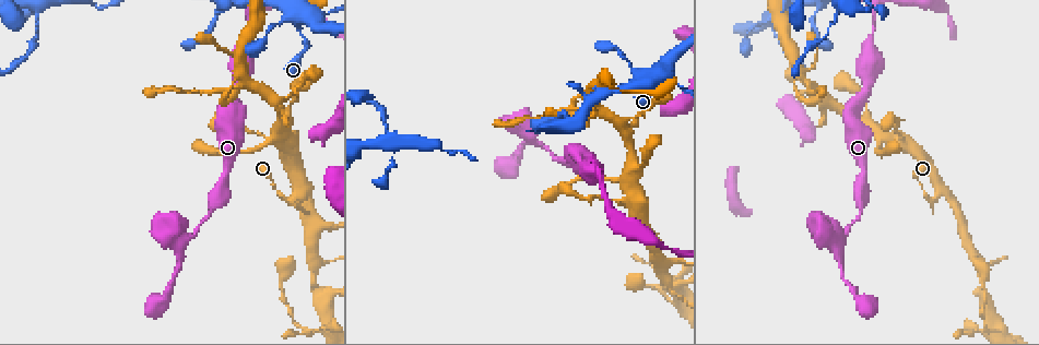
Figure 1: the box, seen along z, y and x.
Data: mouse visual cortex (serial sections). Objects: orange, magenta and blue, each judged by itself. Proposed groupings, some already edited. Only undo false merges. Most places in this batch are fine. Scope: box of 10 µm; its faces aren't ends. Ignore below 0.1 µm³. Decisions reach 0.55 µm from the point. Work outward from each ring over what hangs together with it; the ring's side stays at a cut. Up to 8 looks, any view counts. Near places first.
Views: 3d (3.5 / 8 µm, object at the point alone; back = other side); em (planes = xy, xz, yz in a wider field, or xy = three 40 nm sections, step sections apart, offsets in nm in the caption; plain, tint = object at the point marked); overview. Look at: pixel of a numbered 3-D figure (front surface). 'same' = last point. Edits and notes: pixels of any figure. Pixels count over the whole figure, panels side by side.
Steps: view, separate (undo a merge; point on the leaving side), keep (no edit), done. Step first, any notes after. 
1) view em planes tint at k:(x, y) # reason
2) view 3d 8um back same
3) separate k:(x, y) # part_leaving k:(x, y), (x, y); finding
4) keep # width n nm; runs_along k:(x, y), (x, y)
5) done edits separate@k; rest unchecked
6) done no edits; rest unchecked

view 3d 3.5um at 1:(301, 16) # three arms meet

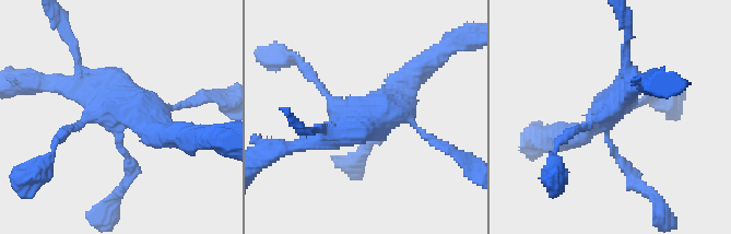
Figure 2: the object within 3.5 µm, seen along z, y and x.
view em xy step 2 tint at 2:(366, 113)

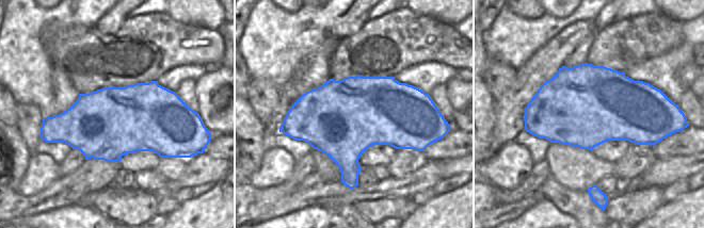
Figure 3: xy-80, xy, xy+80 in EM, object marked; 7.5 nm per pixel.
keep # runs_along 2:(129, 176), (116, 106), (66, 85); one cell here

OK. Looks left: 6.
view 3d 8um at 1:(941, 189) # sharp bend

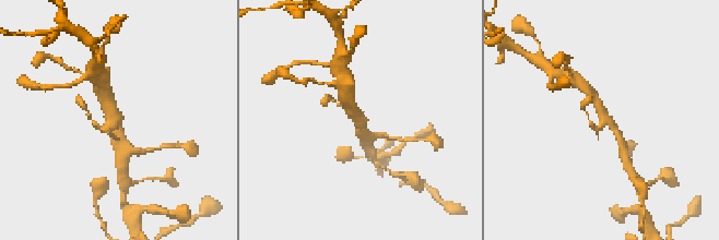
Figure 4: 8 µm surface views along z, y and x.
view 3d 3.5um same

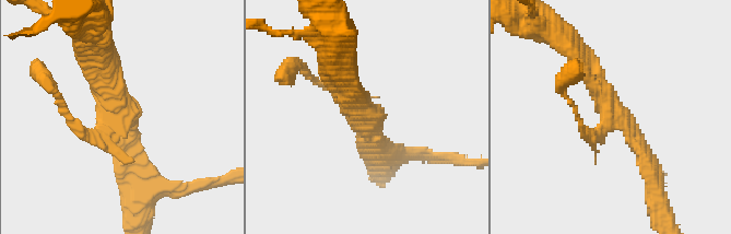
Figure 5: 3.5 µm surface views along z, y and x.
view em xy step 5 tint at 5:(114, 115) # shape alone is not enough

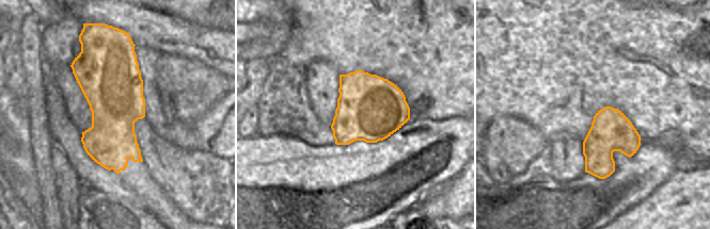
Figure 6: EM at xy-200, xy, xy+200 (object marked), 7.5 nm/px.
keep # all the same cell

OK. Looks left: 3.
view 3d 3.5um at 1:(629, 165) # branch point

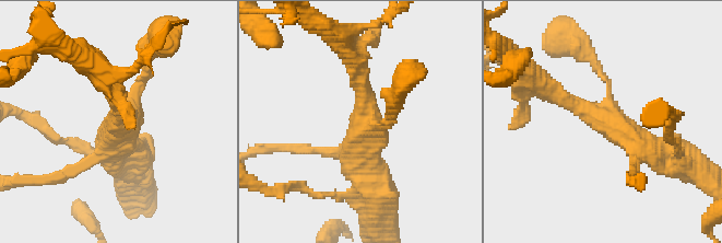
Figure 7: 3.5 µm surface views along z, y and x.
view em xy step 5 tint at 7:(118, 122) # shape alone is not enough

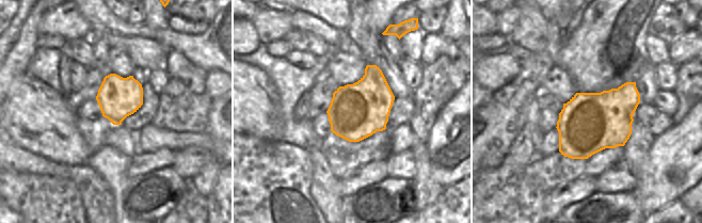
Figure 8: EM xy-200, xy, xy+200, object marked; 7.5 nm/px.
keep # width 420 nm; runs_along 7:(669, 152), (641, 146), (546, 88); all the same cell

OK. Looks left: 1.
done no edits; rest unchecked

